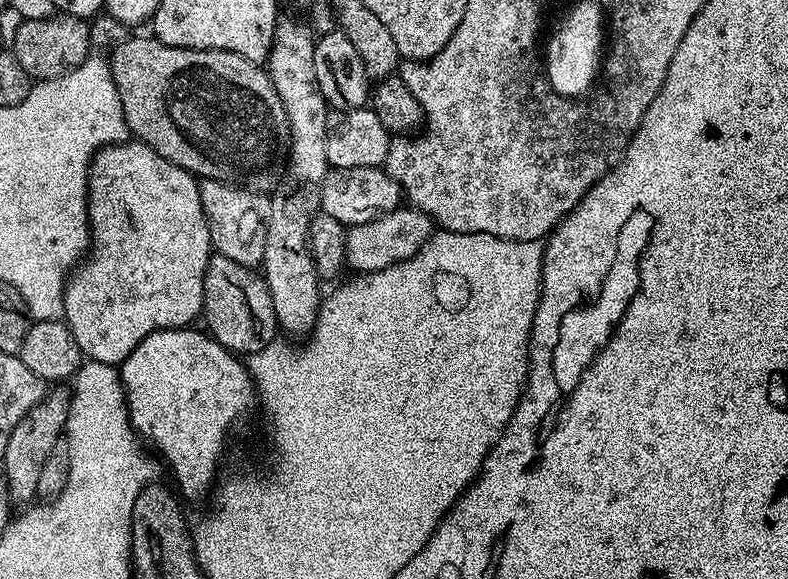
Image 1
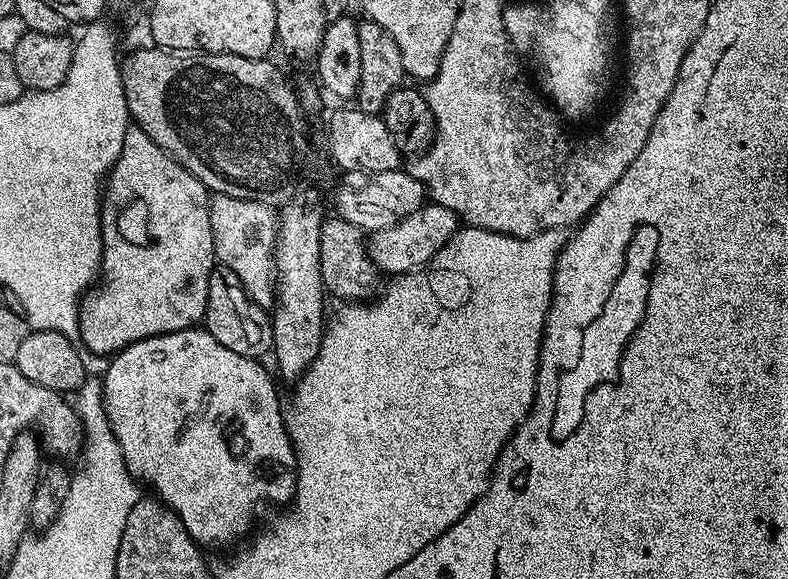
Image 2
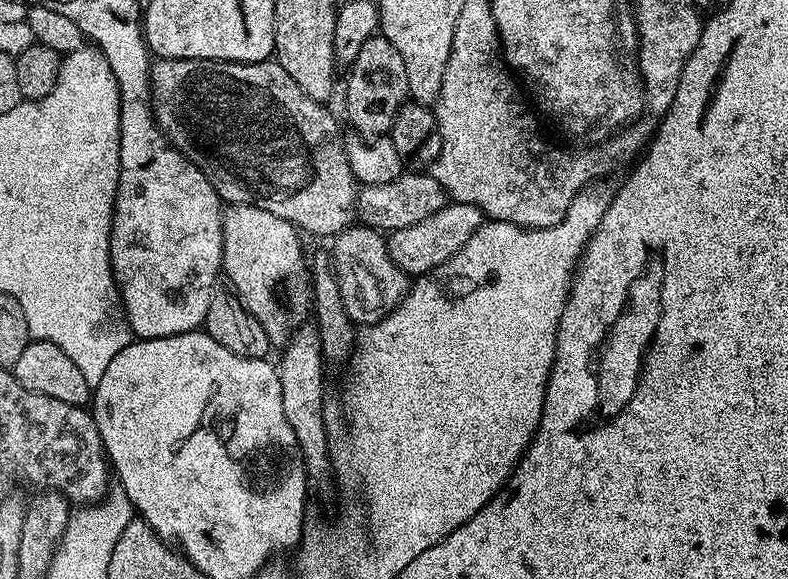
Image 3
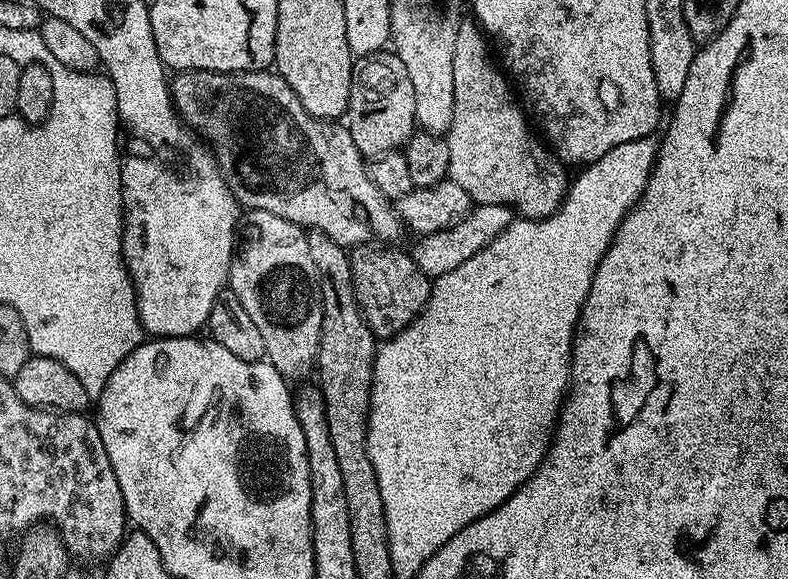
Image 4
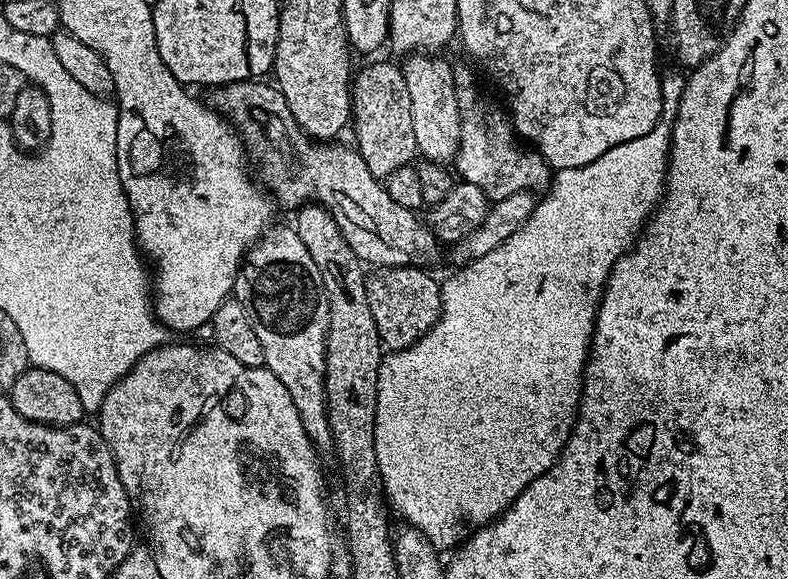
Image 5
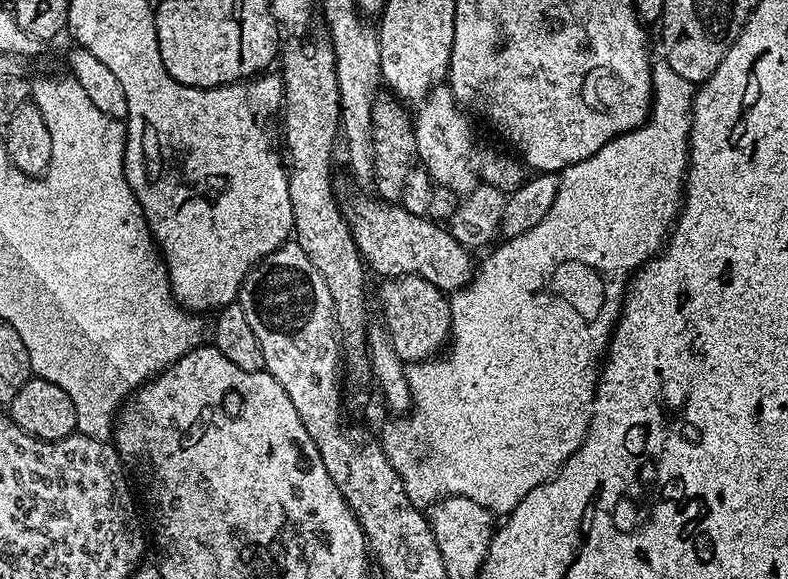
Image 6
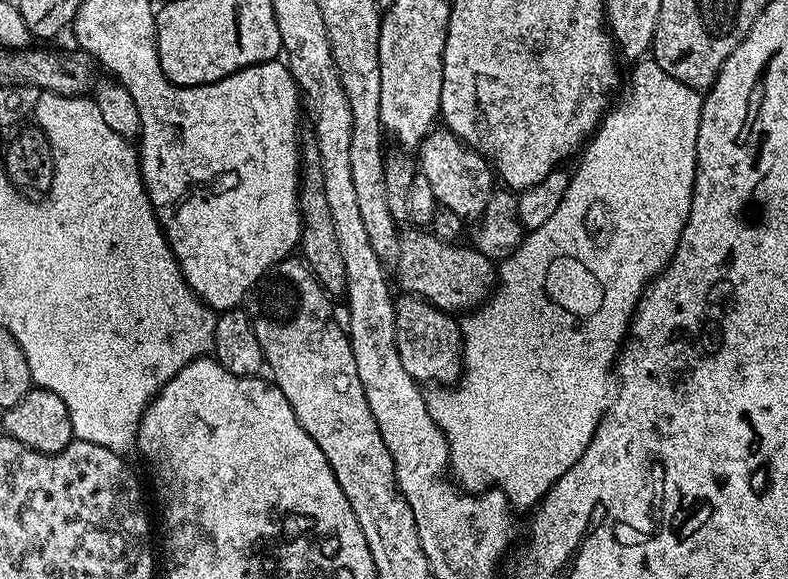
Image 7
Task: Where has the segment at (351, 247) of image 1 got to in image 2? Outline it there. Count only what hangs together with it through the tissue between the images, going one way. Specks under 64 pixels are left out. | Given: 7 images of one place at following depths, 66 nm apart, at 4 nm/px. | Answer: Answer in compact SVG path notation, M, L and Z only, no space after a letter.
M428 202L414 214L402 218L402 222L371 233L366 240L368 253L381 273L389 277L401 276L403 272L414 272L427 266L434 254L438 254L438 250L442 250L442 246L446 246L450 237L456 234L459 226L460 220L455 212L447 210L441 204Z

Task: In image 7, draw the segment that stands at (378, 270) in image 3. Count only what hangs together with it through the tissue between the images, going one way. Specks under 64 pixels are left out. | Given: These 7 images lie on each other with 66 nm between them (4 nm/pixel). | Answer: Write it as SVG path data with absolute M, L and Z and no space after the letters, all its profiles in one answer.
M404 294L395 301L396 345L406 374L424 386L452 386L462 375L462 324L420 296Z

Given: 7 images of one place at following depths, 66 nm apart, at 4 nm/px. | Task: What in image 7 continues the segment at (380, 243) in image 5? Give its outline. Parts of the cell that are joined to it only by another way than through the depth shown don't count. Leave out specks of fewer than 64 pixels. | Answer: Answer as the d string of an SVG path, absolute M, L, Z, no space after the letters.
M412 230L416 232L404 232L400 237L400 256L396 259L394 271L400 278L400 284L405 293L420 296L426 302L430 302L436 308L449 314L464 314L484 303L493 291L498 280L498 268L491 260L487 260L474 246L463 248L463 243L447 244L439 240L428 230Z

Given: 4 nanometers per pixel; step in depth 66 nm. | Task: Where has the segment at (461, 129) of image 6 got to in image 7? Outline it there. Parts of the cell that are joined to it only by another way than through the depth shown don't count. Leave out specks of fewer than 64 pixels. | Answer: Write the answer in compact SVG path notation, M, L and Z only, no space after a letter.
M443 126L429 132L418 149L418 172L429 180L439 207L450 210L465 222L472 222L483 216L494 191L494 169L484 157L461 142L453 132Z

